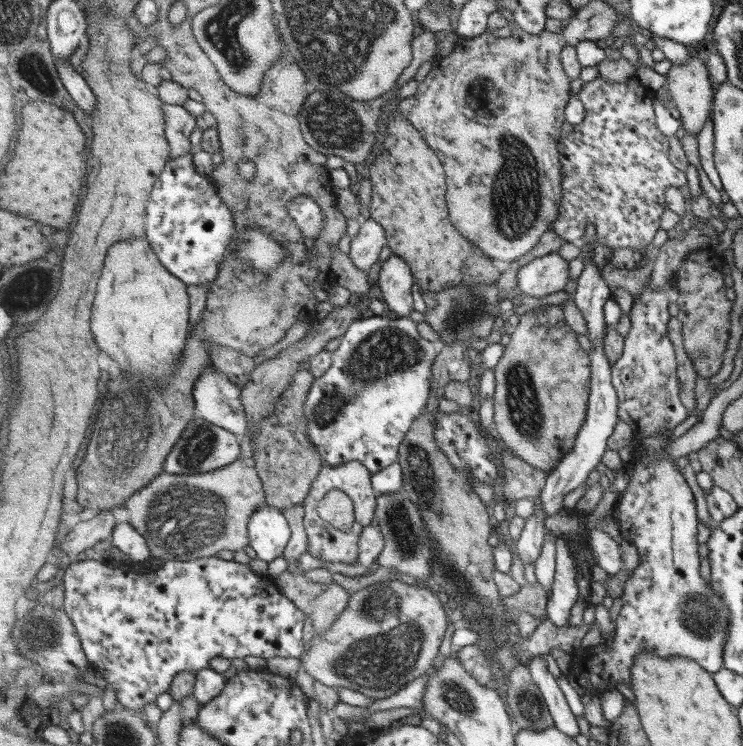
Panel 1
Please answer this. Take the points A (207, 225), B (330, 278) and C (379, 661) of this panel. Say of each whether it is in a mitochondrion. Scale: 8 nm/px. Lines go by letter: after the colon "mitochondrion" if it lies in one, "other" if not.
A: other
B: other
C: mitochondrion

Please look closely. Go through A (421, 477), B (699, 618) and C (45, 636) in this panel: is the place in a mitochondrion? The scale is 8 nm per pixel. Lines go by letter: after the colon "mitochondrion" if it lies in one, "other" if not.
A: mitochondrion
B: mitochondrion
C: mitochondrion

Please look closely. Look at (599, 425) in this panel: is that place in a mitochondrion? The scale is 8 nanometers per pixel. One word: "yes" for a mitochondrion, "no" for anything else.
no

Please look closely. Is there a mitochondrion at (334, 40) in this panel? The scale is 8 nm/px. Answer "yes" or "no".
yes

